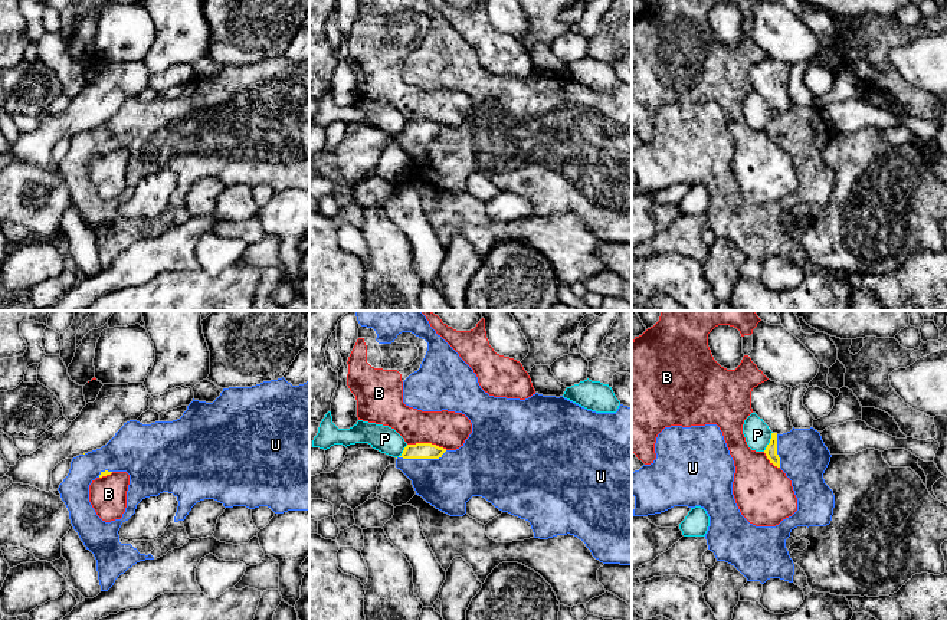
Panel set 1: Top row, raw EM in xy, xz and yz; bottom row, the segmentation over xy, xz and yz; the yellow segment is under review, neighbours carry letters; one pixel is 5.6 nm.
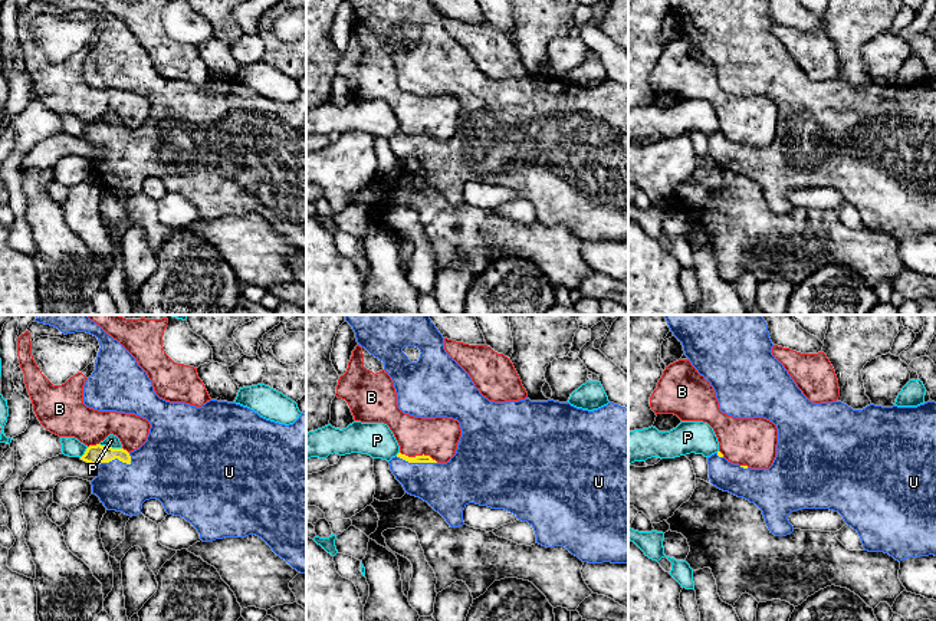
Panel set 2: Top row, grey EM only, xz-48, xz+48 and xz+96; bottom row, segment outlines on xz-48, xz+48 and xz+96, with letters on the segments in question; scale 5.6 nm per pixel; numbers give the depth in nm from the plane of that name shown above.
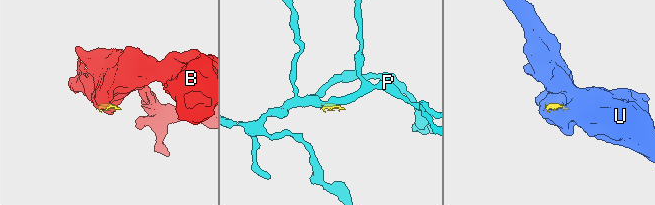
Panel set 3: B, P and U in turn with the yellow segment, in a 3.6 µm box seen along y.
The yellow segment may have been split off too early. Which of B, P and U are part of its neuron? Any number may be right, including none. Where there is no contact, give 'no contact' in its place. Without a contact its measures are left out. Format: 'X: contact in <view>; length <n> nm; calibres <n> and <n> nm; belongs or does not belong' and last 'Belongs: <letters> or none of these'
B: contact in xz; length 220 nm; calibres 100 and 200 nm; does not belong
P: contact in yz; length 120 nm; calibres 70 and 150 nm; does not belong
U: contact in xz; length 300 nm; calibres 100 and 300 nm; belongs
Belongs: U

